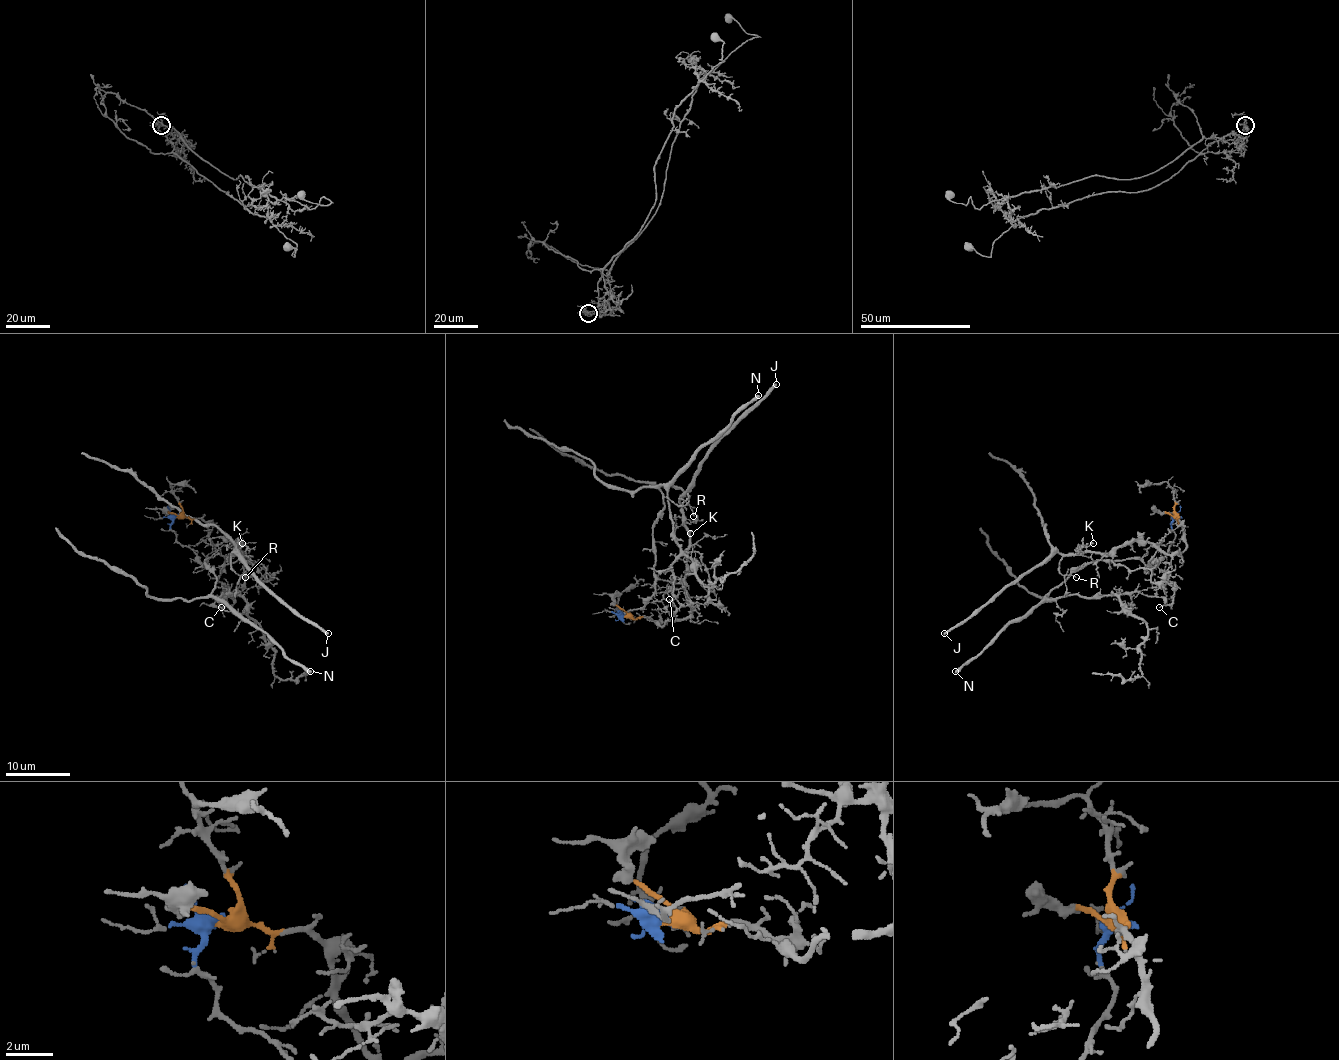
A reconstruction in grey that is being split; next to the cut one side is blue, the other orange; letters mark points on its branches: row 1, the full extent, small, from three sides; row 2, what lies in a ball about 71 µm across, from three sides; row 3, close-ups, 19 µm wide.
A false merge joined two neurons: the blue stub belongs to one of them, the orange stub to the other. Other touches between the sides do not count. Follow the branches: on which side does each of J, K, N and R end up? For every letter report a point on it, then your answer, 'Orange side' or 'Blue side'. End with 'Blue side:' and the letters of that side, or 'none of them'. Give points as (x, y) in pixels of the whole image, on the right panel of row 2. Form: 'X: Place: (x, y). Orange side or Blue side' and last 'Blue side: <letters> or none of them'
J: Place: (944, 633). Orange side
K: Place: (1093, 543). Orange side
N: Place: (955, 671). Blue side
R: Place: (1076, 577). Orange side
Blue side: N

